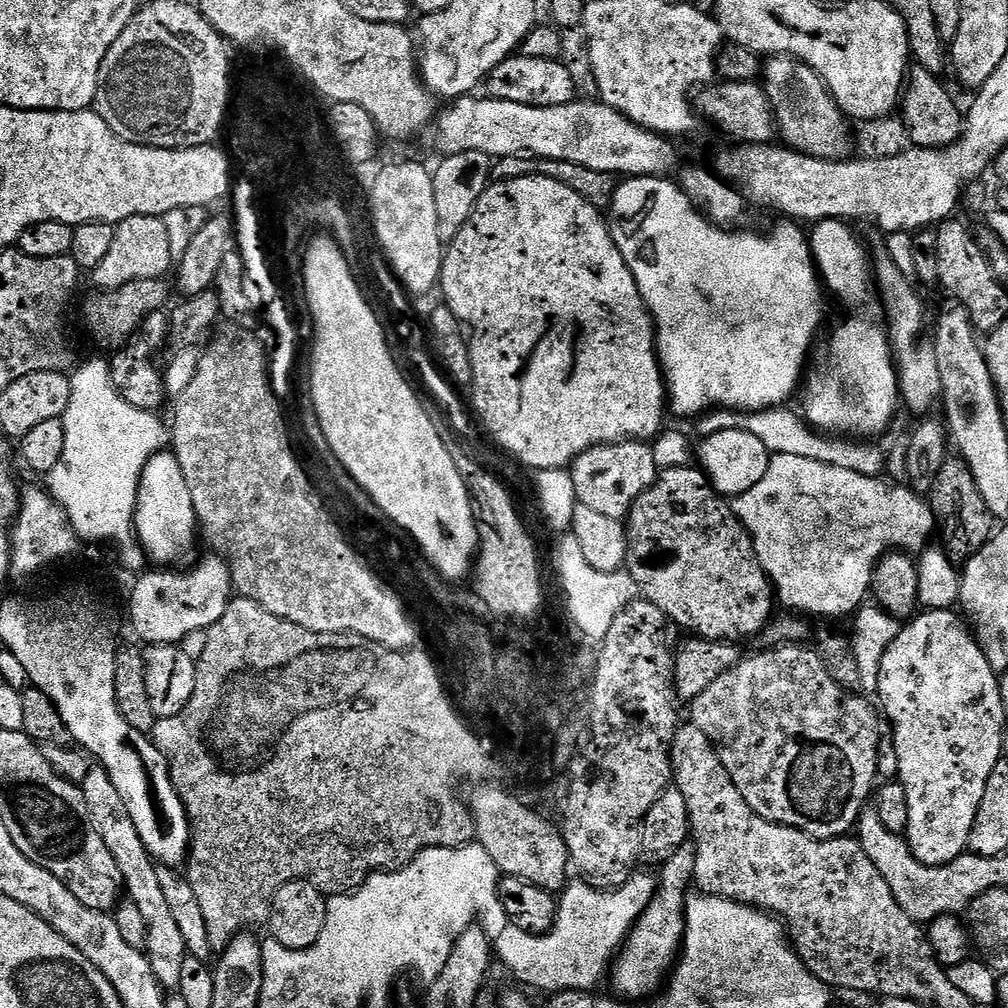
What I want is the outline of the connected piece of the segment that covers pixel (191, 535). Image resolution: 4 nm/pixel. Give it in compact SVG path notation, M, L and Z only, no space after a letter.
M156 452L147 462L137 490L136 536L144 547L144 555L156 566L176 566L196 548L198 525L194 514L194 498L190 498L190 486L186 486L186 474L178 466L175 452Z

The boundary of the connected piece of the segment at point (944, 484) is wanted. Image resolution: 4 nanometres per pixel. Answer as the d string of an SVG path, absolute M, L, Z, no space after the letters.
M963 458L945 460L942 470L938 470L938 478L932 483L930 503L936 514L939 535L944 535L949 554L957 556L960 562L967 561L993 535L993 517L989 516L986 502L974 482L974 474Z

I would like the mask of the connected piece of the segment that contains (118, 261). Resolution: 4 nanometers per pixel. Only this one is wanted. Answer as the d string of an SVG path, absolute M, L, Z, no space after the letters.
M135 216L115 225L116 233L114 243L110 246L110 254L106 254L106 258L102 258L102 262L98 262L98 266L90 272L93 282L100 287L97 289L119 290L135 280L159 281L160 276L167 274L168 267L170 272L174 264L174 236L170 228L168 232L168 222L158 216Z

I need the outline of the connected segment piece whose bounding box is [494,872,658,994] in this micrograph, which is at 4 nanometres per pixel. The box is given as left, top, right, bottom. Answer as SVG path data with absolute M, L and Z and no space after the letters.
M636 872L615 890L591 888L583 882L569 883L559 893L556 921L551 930L532 935L505 923L504 929L494 936L495 959L500 959L522 983L541 988L547 994L593 991L595 984L609 975L610 965L628 931L651 902L657 881L655 875Z

